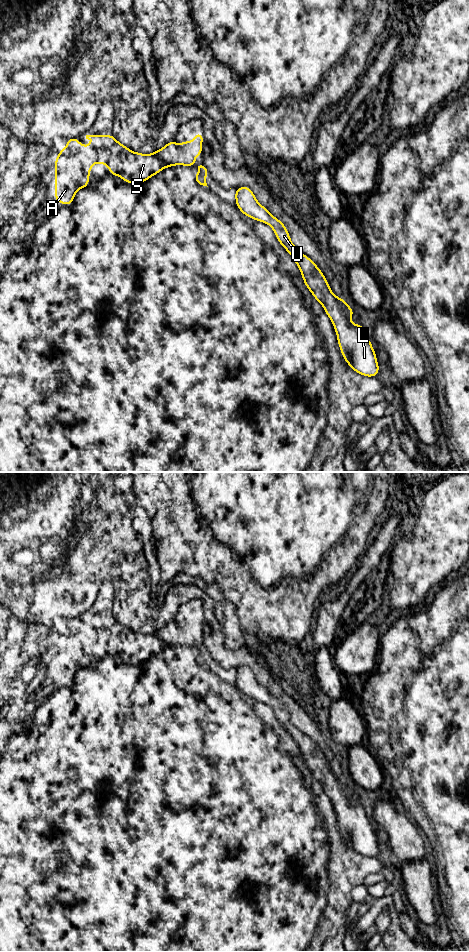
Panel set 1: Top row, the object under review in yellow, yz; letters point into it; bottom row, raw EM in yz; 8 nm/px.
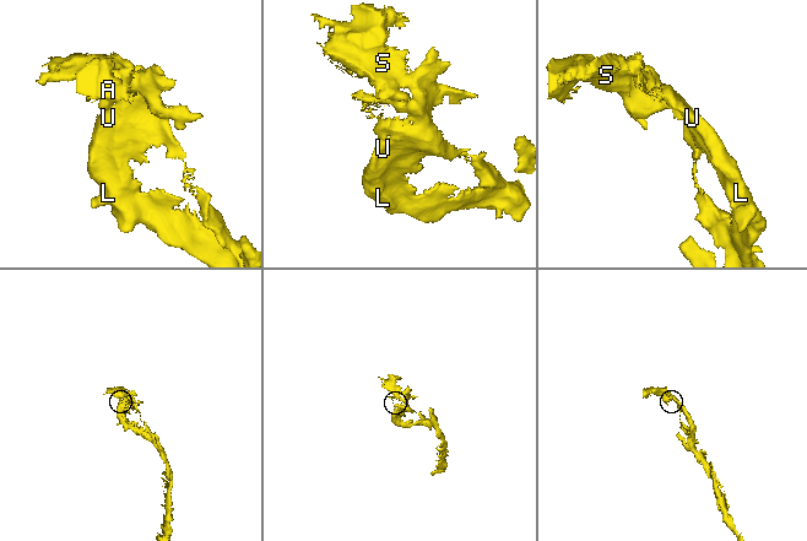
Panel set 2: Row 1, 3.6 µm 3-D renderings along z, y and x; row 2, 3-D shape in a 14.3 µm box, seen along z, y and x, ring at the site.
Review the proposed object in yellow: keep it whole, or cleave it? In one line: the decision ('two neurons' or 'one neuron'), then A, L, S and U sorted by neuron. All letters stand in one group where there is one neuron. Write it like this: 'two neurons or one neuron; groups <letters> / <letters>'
two neurons; groups A S / L U

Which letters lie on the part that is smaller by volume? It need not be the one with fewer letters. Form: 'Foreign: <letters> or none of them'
Foreign: A, S

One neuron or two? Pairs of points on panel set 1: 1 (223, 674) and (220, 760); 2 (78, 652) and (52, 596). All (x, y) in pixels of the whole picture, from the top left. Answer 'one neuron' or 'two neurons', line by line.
1: one neuron
2: two neurons

